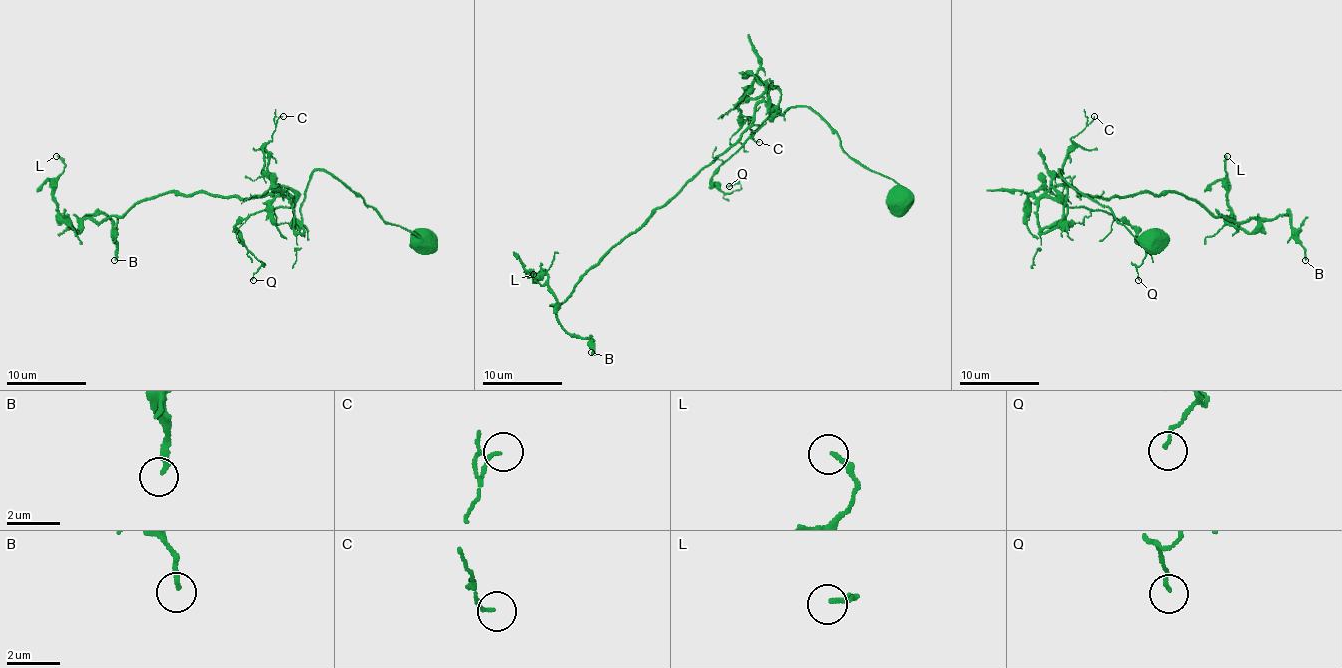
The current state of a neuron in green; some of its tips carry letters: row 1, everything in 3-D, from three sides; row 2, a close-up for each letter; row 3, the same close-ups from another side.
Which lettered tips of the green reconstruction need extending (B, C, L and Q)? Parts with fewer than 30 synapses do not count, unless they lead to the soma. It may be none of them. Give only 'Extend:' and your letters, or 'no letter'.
Extend: no letter

